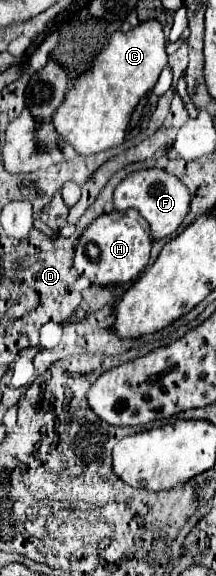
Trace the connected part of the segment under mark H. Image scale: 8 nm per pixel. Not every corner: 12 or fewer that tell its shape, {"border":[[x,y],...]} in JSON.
{"border":[[139,210],[91,222],[75,270],[97,286],[135,280],[151,234]]}

